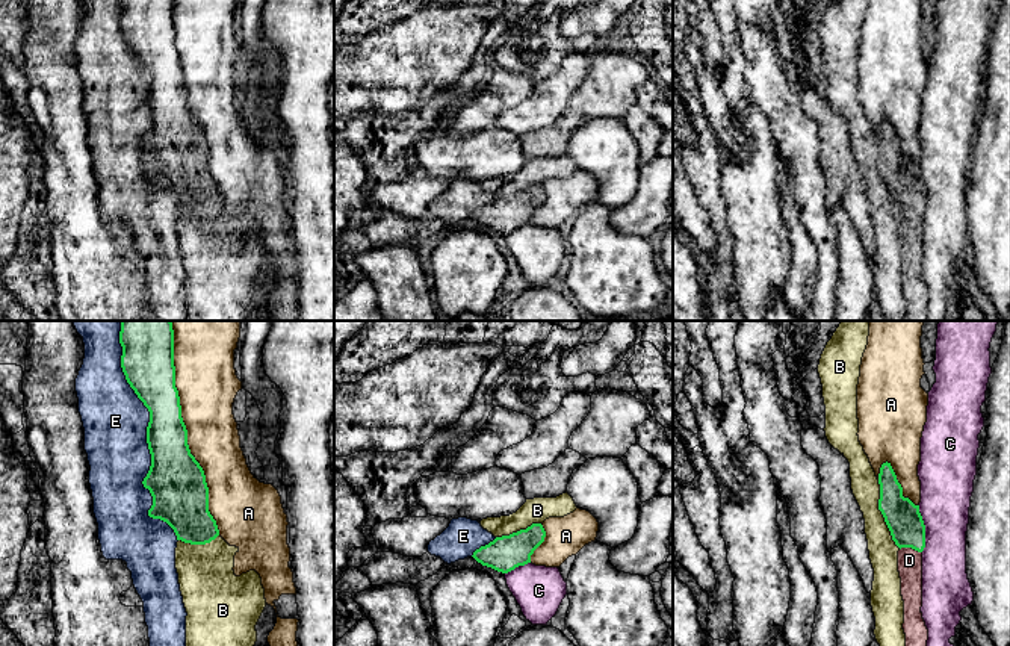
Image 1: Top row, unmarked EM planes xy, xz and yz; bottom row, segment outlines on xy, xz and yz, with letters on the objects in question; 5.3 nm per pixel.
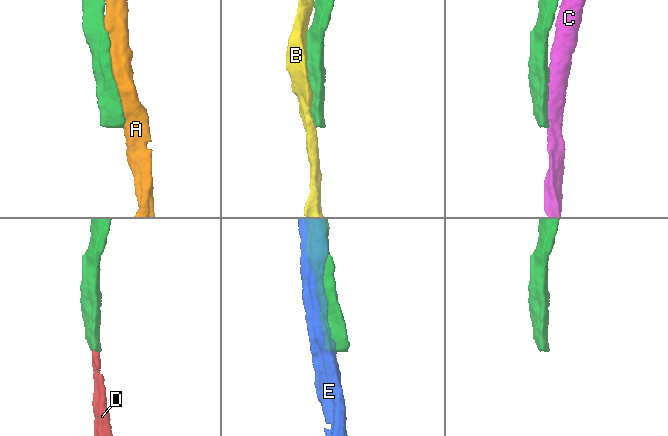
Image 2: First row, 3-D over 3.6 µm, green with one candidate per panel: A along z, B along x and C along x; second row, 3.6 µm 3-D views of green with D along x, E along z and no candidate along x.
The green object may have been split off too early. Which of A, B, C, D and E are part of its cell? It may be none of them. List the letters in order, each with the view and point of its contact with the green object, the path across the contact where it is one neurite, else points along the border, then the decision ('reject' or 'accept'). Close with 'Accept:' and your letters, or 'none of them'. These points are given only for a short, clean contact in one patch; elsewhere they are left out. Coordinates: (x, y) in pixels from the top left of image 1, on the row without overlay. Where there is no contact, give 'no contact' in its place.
A: xy (186, 99) | reject
B: yz (882, 174) | reject
C: yz (924, 189) | reject
D: yz (910, 208) | across yz (903, 179), (910, 198), (910, 208), (909, 221) | accept
E: xy (148, 106) | reject
Accept: D

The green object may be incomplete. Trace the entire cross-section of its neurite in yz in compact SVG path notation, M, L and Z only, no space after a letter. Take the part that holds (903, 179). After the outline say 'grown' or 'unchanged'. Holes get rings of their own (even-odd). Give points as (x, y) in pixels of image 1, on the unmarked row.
M883 124L878 135L878 171L900 209L898 233L904 262L906 321L927 321L928 290L922 280L922 212L925 209L925 186L915 166L903 157L903 148L891 124Z; grown

